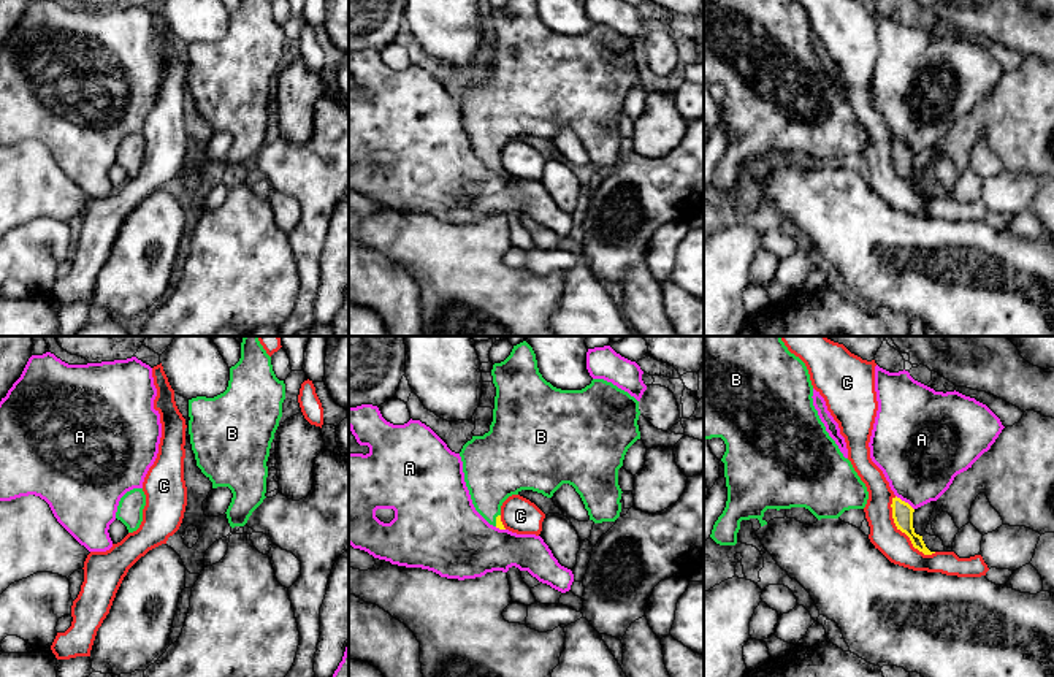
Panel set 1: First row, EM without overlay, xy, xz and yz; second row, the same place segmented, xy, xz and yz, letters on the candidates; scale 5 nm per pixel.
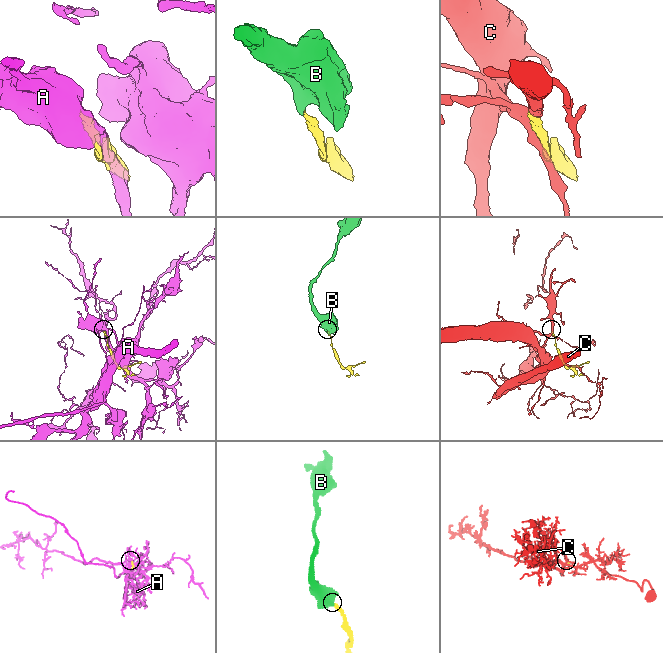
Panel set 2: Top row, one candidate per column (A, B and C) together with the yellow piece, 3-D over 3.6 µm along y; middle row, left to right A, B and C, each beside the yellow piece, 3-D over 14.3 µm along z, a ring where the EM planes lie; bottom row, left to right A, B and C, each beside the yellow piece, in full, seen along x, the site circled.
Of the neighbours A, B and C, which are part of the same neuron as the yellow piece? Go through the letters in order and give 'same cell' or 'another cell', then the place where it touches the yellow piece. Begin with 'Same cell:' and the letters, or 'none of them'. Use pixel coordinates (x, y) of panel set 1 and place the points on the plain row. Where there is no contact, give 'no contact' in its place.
Same cell: B
A: another cell; contact yz (904, 146)
B: same cell; contact xz (496, 165)
C: another cell; contact yz (904, 176)

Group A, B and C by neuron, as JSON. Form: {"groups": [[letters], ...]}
{"groups": [["A"], ["B"], ["C"]]}

